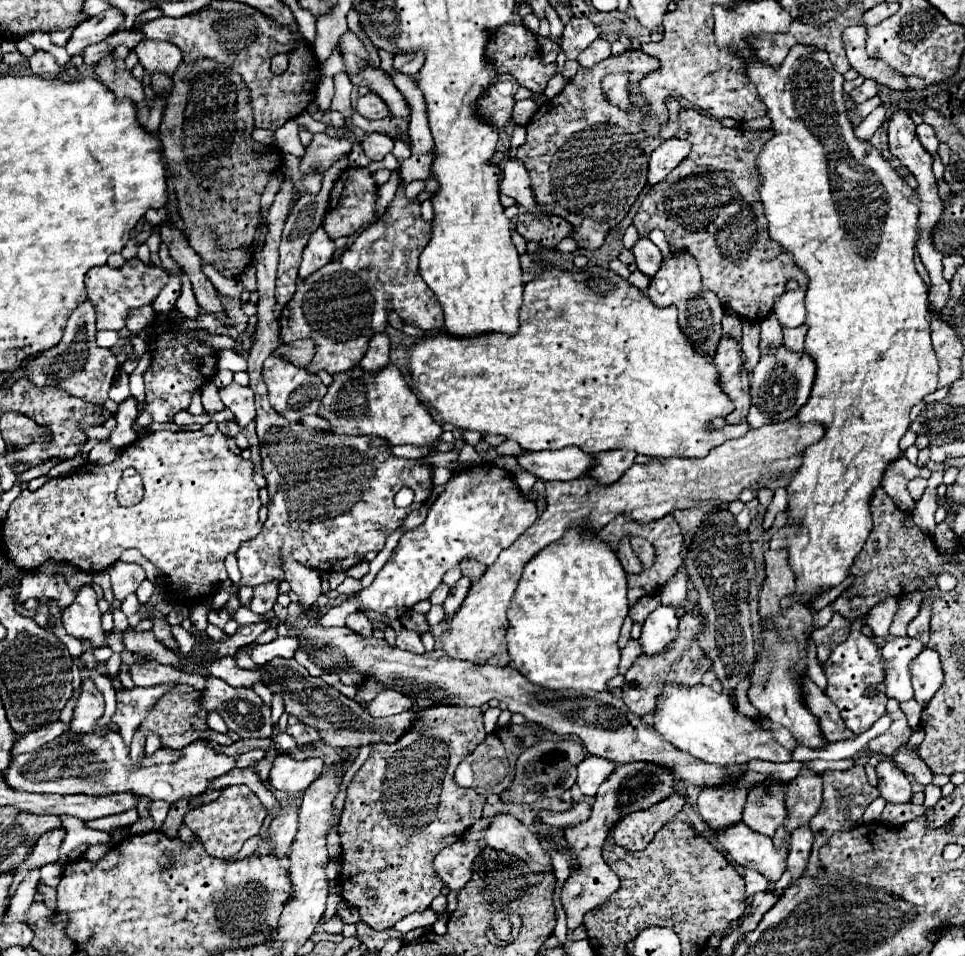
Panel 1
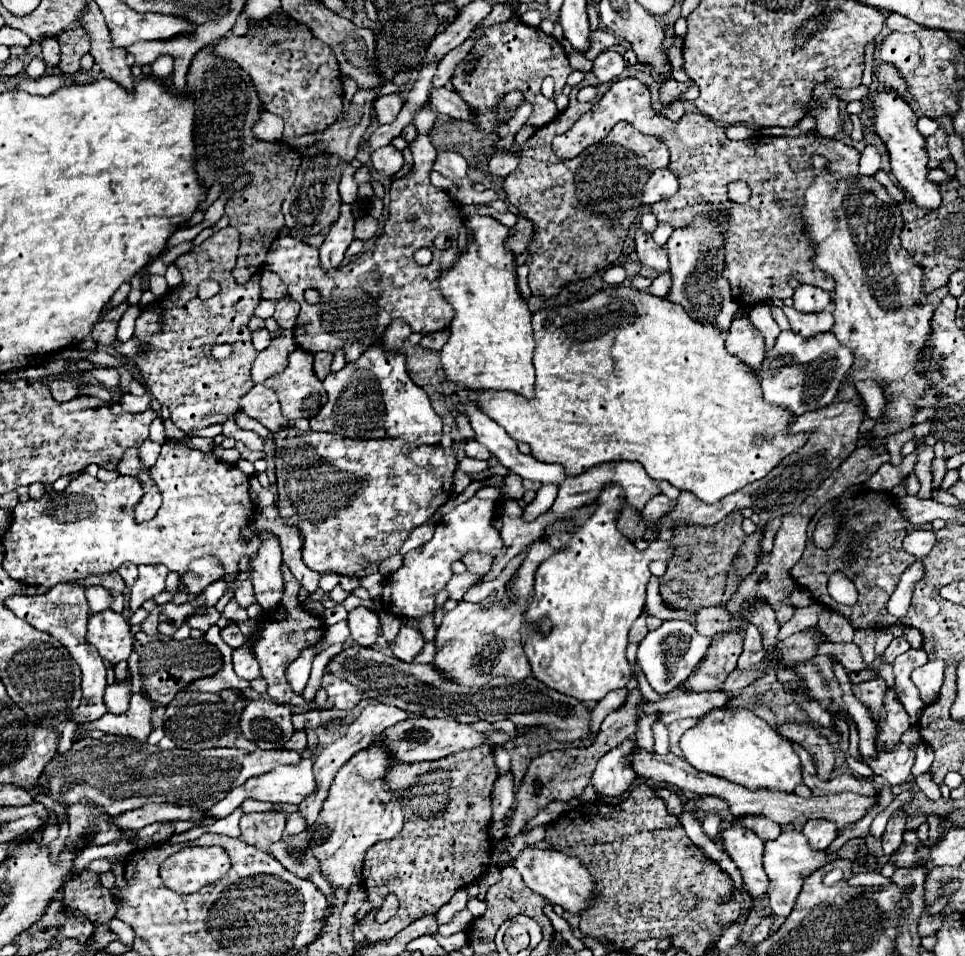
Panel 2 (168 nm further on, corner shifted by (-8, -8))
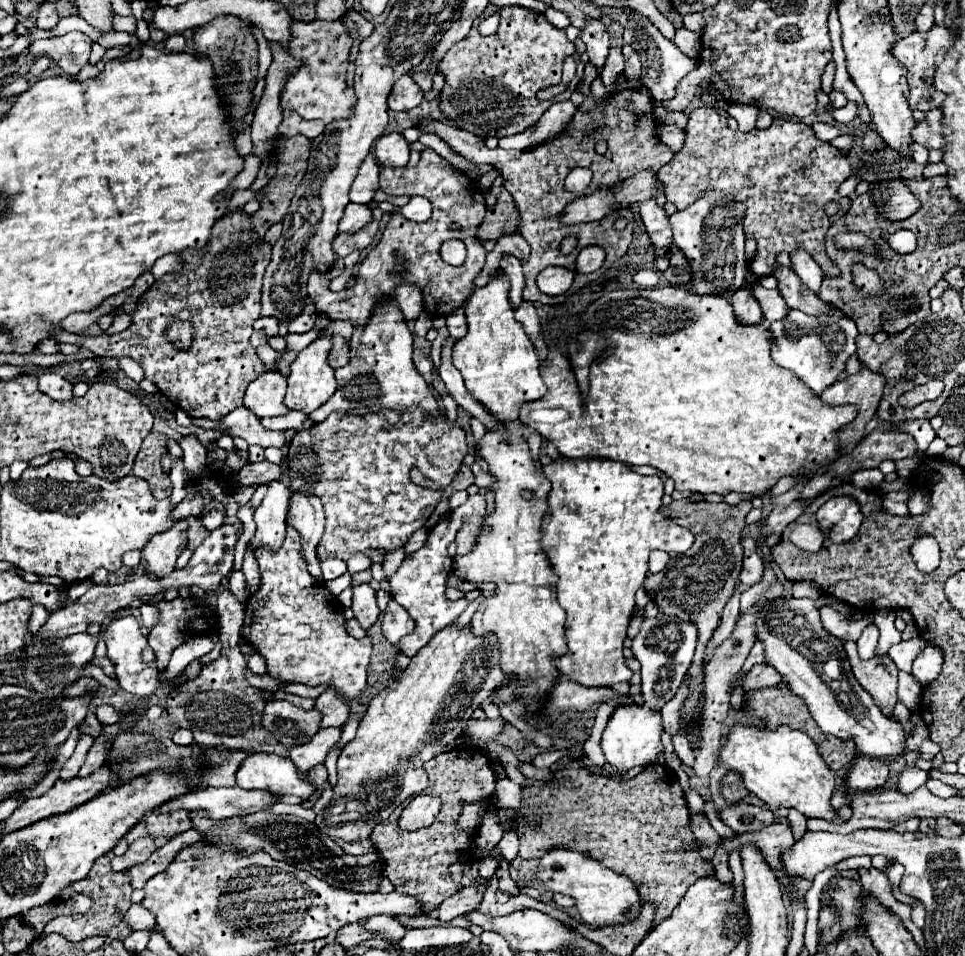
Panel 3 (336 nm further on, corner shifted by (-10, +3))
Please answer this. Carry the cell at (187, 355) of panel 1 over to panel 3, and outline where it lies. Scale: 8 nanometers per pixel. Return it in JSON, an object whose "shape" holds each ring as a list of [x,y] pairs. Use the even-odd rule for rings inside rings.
{"shape":[[[234,209],[220,219],[212,229],[212,239],[202,249],[208,249],[208,253],[196,269],[196,279],[190,281],[190,295],[184,299],[192,301],[194,313],[192,317],[174,317],[182,321],[188,319],[194,325],[196,339],[192,349],[178,351],[168,341],[154,349],[142,349],[136,347],[136,339],[118,341],[118,335],[108,337],[108,349],[112,349],[116,357],[122,357],[118,353],[128,351],[126,357],[132,357],[146,371],[146,379],[190,417],[218,421],[242,405],[246,385],[250,385],[258,373],[264,373],[264,363],[250,345],[250,335],[252,323],[260,315],[262,277],[272,251],[270,245],[254,233],[250,215],[242,209]]]}

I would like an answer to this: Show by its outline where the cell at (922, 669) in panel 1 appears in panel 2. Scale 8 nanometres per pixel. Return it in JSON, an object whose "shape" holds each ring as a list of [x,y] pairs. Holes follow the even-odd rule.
{"shape":[[[932,660],[912,672],[912,682],[918,686],[924,704],[932,704],[938,698],[938,690],[944,680],[944,660]]]}

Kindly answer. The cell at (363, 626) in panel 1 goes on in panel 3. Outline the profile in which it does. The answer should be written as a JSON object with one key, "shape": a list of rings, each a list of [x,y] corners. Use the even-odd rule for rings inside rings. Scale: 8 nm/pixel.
{"shape":[[[368,583],[356,585],[356,587],[352,587],[352,591],[354,591],[354,595],[352,595],[354,617],[358,619],[362,629],[368,629],[380,615],[380,609],[376,605],[376,591]]]}

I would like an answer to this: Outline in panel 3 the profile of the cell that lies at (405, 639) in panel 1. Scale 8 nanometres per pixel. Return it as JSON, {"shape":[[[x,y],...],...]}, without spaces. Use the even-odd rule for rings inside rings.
{"shape":[[[394,599],[388,603],[382,619],[382,631],[390,643],[398,643],[404,635],[414,631],[414,621]]]}

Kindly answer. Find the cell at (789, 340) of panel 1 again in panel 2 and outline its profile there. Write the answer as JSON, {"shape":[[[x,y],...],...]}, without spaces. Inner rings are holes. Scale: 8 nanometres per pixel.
{"shape":[[[786,308],[788,320],[790,320],[790,328],[792,332],[800,334],[802,338],[812,338],[816,334],[822,332],[830,332],[834,318],[830,312],[818,312],[818,314],[804,314],[804,312],[796,312],[794,308]]]}

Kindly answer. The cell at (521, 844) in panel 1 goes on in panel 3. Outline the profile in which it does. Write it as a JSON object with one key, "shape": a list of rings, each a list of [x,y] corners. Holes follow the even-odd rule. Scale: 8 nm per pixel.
{"shape":[[[554,849],[538,861],[536,875],[546,889],[574,897],[576,909],[580,911],[582,919],[592,927],[626,925],[636,921],[636,917],[642,911],[636,885],[632,885],[628,877],[618,875],[612,869],[606,869],[602,863],[598,863],[596,859],[590,859],[584,853],[570,851],[570,849]],[[630,911],[632,911],[632,919],[626,919]]]}

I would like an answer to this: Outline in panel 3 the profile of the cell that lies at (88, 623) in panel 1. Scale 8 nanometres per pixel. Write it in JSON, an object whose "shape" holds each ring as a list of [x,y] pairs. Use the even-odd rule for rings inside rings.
{"shape":[[[114,615],[110,627],[104,633],[104,643],[108,647],[108,659],[116,667],[116,679],[120,687],[128,693],[140,695],[140,697],[150,697],[154,689],[158,687],[158,669],[156,669],[156,657],[154,651],[149,646],[146,637],[140,631],[138,621],[132,615]]]}

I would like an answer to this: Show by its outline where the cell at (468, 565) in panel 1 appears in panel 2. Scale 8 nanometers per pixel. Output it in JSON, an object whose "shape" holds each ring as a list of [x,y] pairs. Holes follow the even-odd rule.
{"shape":[[[470,552],[462,558],[462,562],[466,564],[466,568],[472,572],[472,574],[478,574],[478,576],[484,576],[490,566],[492,566],[492,556],[488,554],[478,554],[478,552]]]}

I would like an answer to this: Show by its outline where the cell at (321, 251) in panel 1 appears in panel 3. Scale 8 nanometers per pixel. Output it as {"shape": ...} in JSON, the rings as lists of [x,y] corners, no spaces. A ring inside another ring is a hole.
{"shape":[[[350,203],[344,211],[344,217],[340,221],[340,231],[342,233],[356,233],[364,225],[372,221],[372,209],[368,205],[356,205]]]}

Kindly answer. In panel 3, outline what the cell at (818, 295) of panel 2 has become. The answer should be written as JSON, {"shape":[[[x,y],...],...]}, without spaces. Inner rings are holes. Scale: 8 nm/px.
{"shape":[[[798,249],[790,255],[792,259],[792,269],[798,273],[798,277],[802,279],[802,283],[812,289],[818,291],[820,283],[822,283],[822,269],[818,267],[818,263],[810,257],[810,253],[806,253],[804,249]]]}

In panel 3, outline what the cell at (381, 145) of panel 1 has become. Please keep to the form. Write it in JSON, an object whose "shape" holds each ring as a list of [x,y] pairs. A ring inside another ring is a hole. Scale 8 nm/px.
{"shape":[[[386,133],[376,141],[374,153],[382,167],[406,167],[410,145],[400,133]]]}

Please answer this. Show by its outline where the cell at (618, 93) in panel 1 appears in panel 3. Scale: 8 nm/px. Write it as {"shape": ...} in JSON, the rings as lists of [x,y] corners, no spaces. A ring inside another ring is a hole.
{"shape":[[[702,107],[690,113],[684,147],[658,171],[658,179],[666,185],[668,201],[676,203],[678,209],[686,209],[708,189],[728,191],[738,197],[748,209],[744,231],[758,241],[758,253],[750,261],[752,273],[760,277],[770,275],[776,253],[792,253],[804,247],[824,267],[824,273],[838,275],[840,269],[824,251],[824,239],[830,227],[824,207],[828,201],[842,201],[848,207],[848,199],[838,195],[838,187],[854,169],[850,159],[840,151],[812,151],[818,143],[808,125],[796,125],[780,117],[764,131],[754,129],[742,133],[728,129],[726,117],[716,109]]]}

